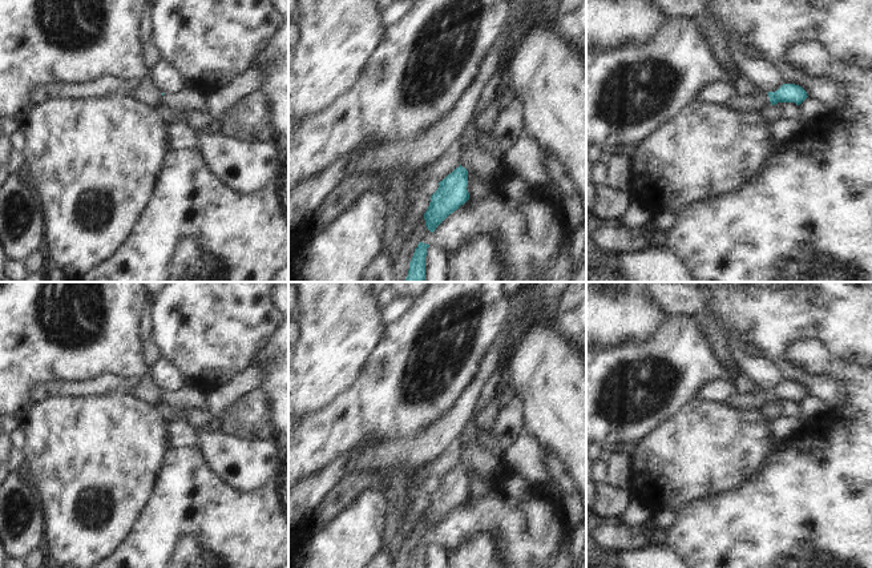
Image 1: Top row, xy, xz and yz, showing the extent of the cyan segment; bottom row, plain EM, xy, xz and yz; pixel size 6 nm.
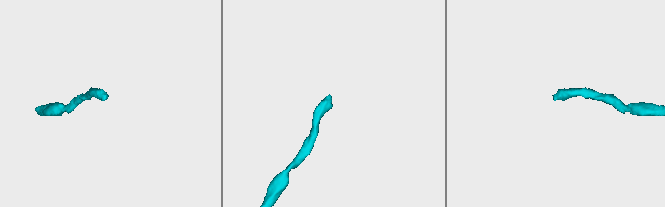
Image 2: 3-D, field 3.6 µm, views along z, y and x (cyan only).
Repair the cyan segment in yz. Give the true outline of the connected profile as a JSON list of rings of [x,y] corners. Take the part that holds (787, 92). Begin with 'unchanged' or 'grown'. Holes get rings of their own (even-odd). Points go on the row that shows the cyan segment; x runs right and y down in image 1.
grown; [[[783,84],[778,90],[758,94],[736,94],[722,104],[735,113],[771,113],[771,106],[778,102],[795,102],[800,105],[807,98],[807,92],[795,84]]]

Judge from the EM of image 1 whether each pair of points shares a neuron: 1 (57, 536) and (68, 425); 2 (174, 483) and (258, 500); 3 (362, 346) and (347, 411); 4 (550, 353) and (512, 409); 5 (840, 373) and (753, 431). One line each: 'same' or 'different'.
1: same
2: same
3: different
4: different
5: different

